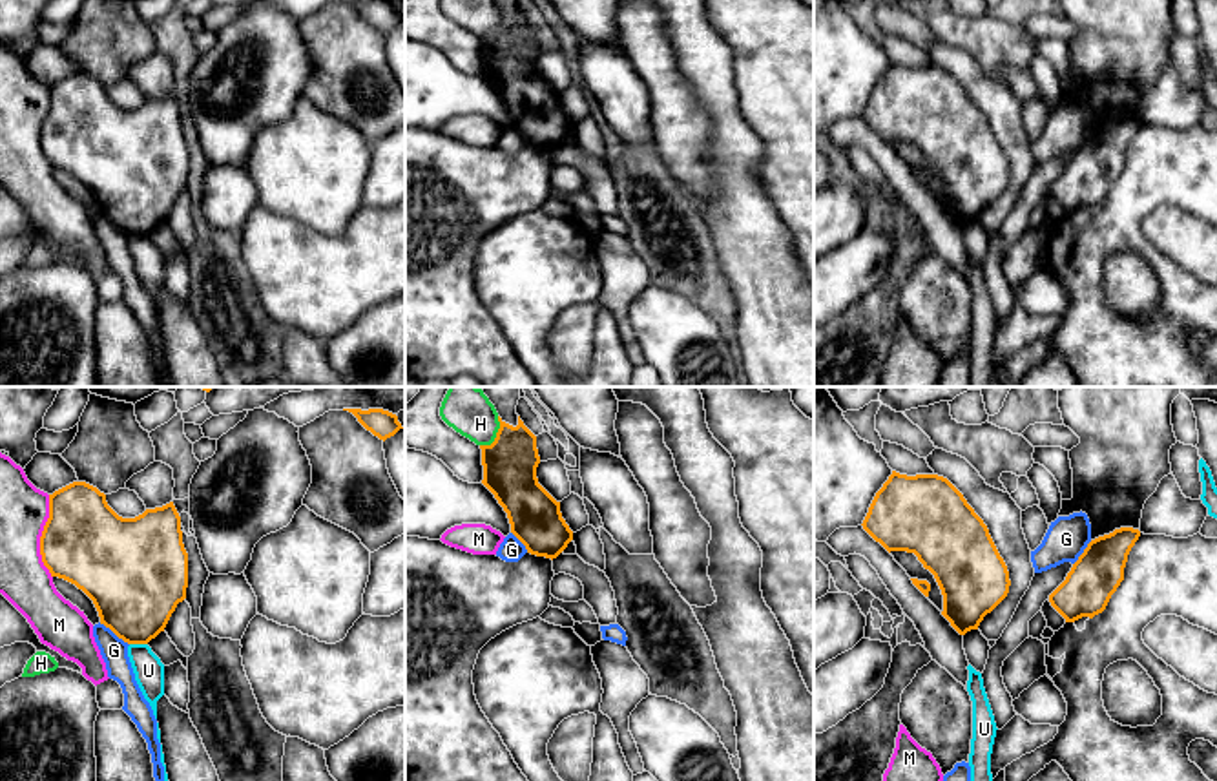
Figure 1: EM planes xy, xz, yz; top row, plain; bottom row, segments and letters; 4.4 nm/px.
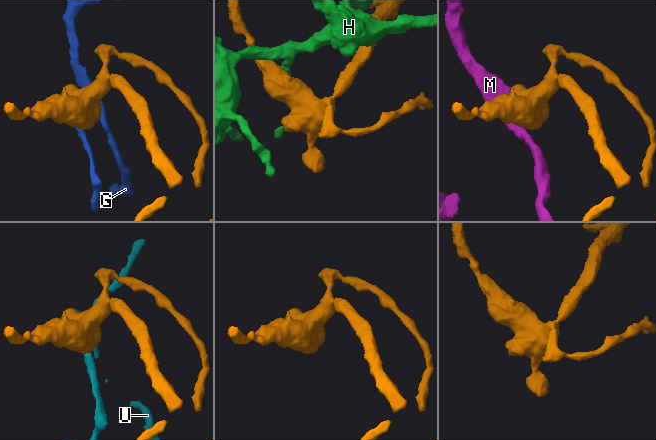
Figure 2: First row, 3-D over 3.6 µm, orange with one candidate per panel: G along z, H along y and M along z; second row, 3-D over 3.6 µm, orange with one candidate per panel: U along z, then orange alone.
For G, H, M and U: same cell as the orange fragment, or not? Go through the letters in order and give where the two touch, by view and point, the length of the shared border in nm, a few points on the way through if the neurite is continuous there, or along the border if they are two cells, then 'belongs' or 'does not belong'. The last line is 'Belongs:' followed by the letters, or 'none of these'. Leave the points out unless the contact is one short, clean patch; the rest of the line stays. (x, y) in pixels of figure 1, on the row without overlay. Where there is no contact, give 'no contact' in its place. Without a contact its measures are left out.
G: contact xy (114, 223); length 170 nm; does not belong
H: contact xz (497, 26); length 160 nm; does not belong
M: contact xy (41, 128); length 360 nm; border xy (48, 86), (48, 112), (41, 128), (41, 152), (52, 168); does not belong
U: contact xy (139, 234); length 80 nm; border xy (130, 234), (146, 236); does not belong
Belongs: none of these

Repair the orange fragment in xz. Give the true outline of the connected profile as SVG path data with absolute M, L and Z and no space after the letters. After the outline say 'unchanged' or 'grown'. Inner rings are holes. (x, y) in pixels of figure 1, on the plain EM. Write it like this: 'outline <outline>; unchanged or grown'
outline M500 7L500 20L491 36L480 36L484 71L482 75L494 86L498 95L507 104L511 124L525 137L527 144L546 150L556 150L573 131L573 122L560 104L556 93L536 69L540 55L536 27L524 16L518 7L518 16L505 15Z; unchanged

